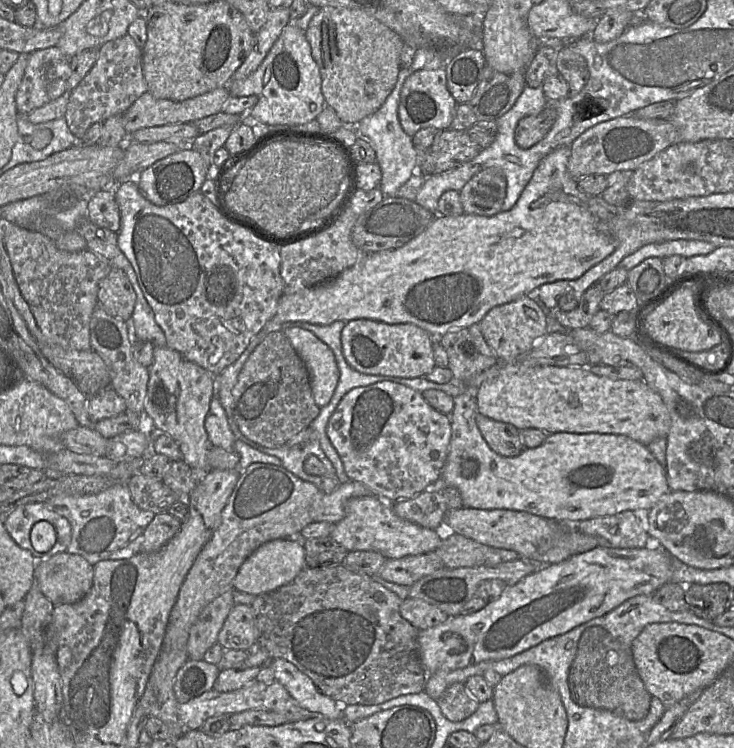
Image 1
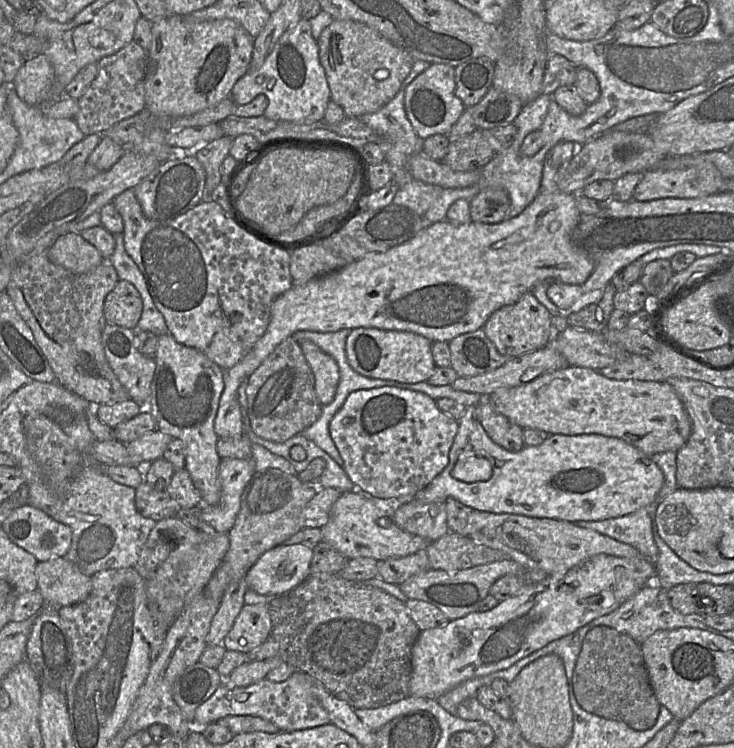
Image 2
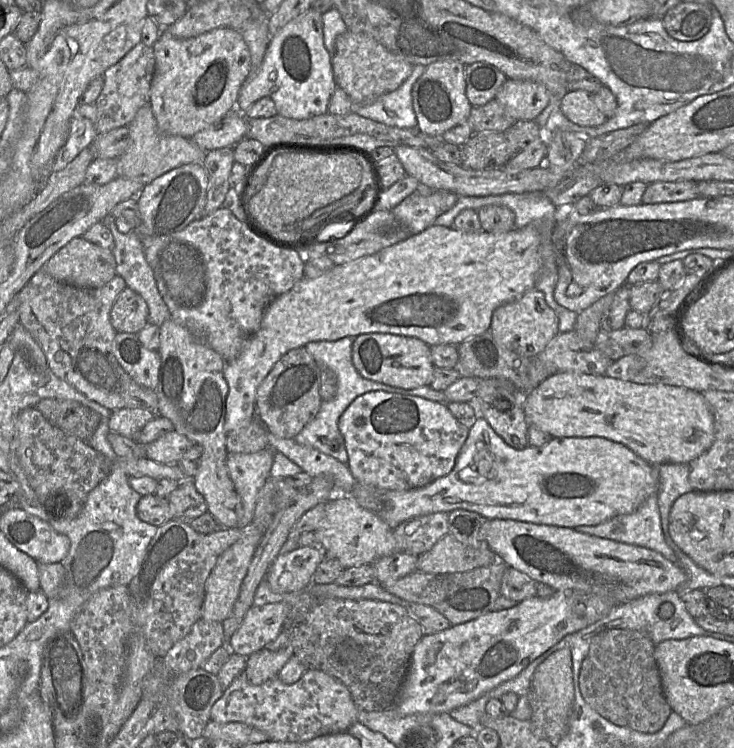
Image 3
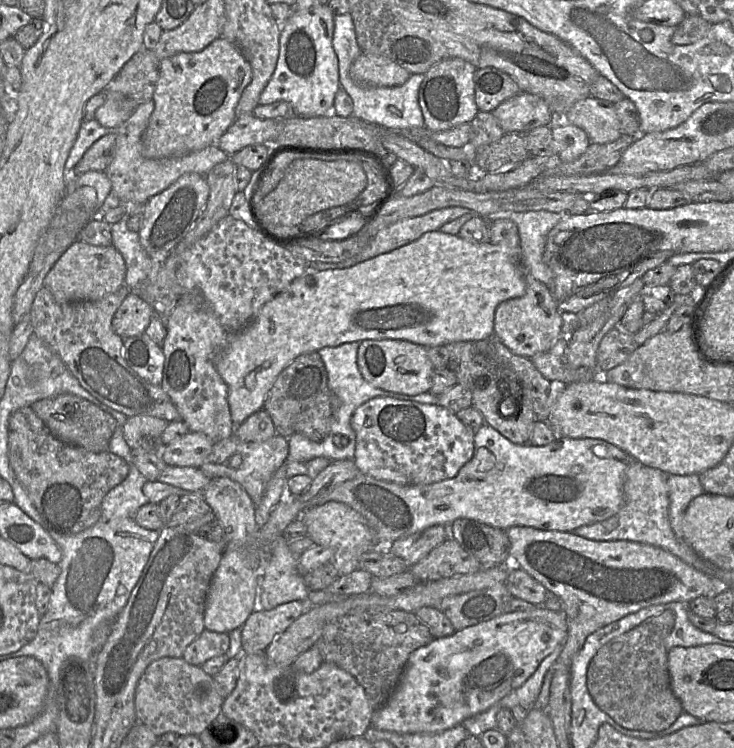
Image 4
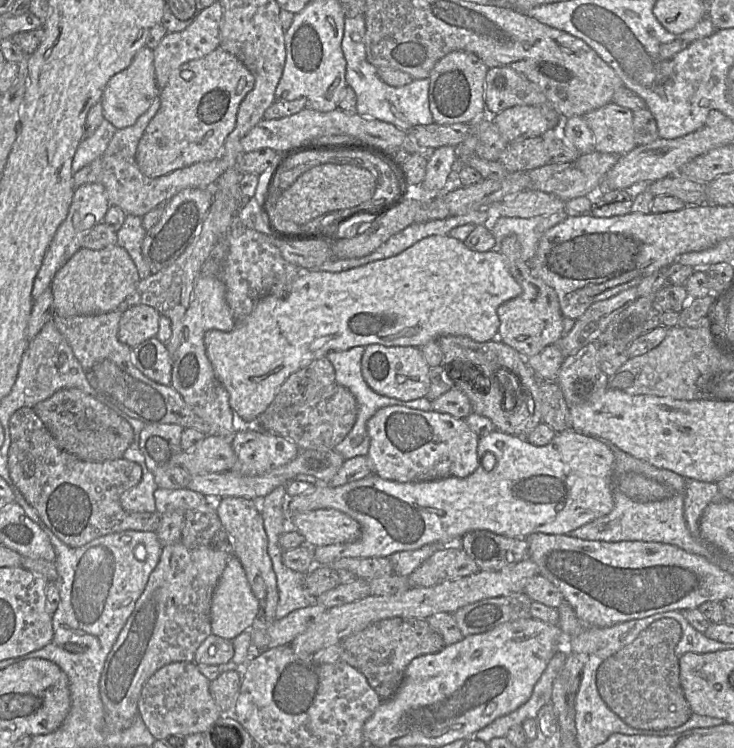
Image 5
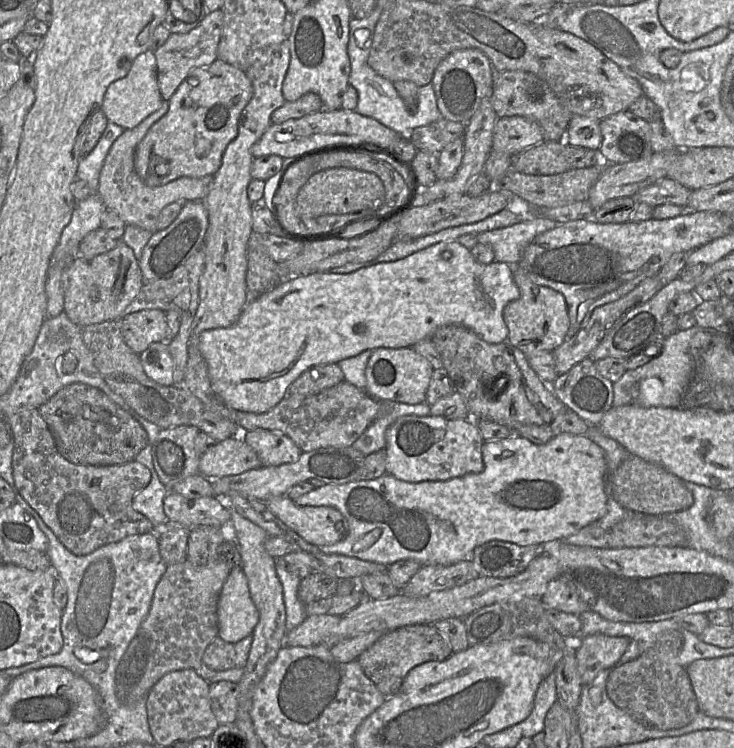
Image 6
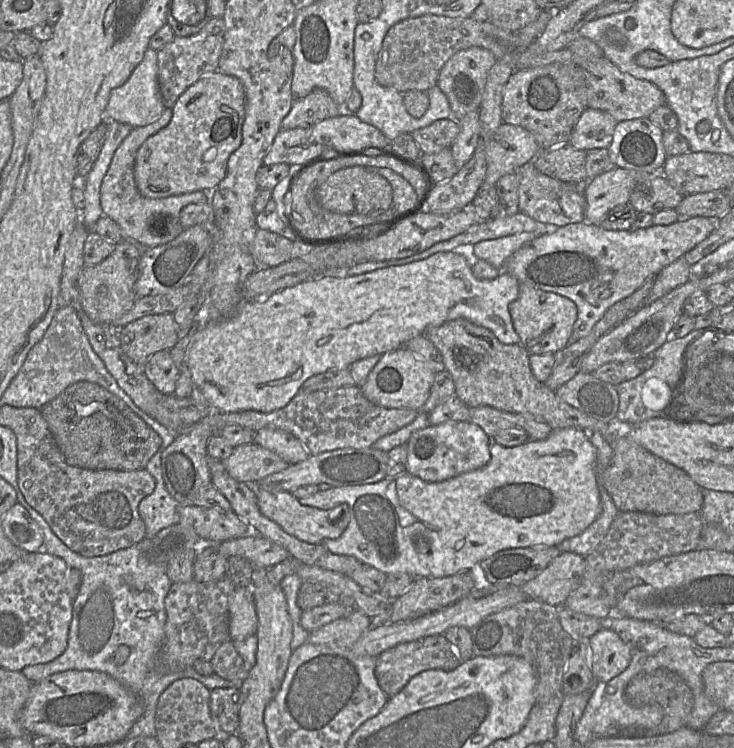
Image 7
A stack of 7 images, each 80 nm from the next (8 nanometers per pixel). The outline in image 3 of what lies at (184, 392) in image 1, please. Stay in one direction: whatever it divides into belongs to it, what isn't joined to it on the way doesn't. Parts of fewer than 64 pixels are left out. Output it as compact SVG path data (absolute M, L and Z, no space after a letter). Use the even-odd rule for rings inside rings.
M171 318L160 327L161 356L159 381L155 388L158 397L157 415L169 419L174 431L202 448L193 482L204 497L208 513L222 528L237 528L242 517L242 504L226 467L225 430L226 398L229 387L224 378L225 361L204 341L185 326Z

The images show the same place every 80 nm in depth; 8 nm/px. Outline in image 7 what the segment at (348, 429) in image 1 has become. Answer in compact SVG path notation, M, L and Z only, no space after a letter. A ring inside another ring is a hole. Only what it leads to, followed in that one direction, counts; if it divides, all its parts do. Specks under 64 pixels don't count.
M470 421L429 425L414 432L407 445L406 471L427 482L444 481L487 465L492 439Z

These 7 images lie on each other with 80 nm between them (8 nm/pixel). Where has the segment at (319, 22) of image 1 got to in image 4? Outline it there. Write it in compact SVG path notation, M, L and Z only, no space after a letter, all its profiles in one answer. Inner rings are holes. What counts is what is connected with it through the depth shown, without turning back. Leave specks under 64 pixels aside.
M361 53L349 69L351 78L358 84L379 87L403 85L411 73L392 60L377 55Z

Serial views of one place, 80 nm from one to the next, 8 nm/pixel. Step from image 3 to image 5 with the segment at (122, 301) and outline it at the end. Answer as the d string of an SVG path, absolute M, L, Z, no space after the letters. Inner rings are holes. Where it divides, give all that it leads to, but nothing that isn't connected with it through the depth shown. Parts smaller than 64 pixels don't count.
M135 305L125 310L119 320L118 338L133 348L155 338L159 330L159 312L148 305Z

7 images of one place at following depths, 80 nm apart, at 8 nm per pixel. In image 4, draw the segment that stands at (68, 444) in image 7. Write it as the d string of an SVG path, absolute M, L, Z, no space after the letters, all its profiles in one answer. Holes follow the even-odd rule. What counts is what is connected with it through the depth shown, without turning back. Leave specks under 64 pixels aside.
M60 394L42 399L31 407L59 440L95 453L108 452L110 439L119 426L110 414L90 401L73 394Z

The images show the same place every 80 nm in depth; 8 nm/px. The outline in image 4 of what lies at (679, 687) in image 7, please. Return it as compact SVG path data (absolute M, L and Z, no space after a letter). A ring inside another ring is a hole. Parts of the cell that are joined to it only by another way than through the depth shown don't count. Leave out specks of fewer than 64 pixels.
M664 611L602 646L587 669L587 688L595 704L617 724L629 729L660 732L684 712L674 695L665 638L674 627L674 614Z

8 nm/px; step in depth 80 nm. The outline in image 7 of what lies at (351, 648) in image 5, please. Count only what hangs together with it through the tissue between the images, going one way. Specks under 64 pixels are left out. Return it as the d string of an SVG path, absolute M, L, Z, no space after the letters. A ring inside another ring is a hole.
M439 634L401 643L382 652L376 657L375 676L381 690L391 698L398 694L415 675L432 669L452 671L462 662L462 658L445 635Z

